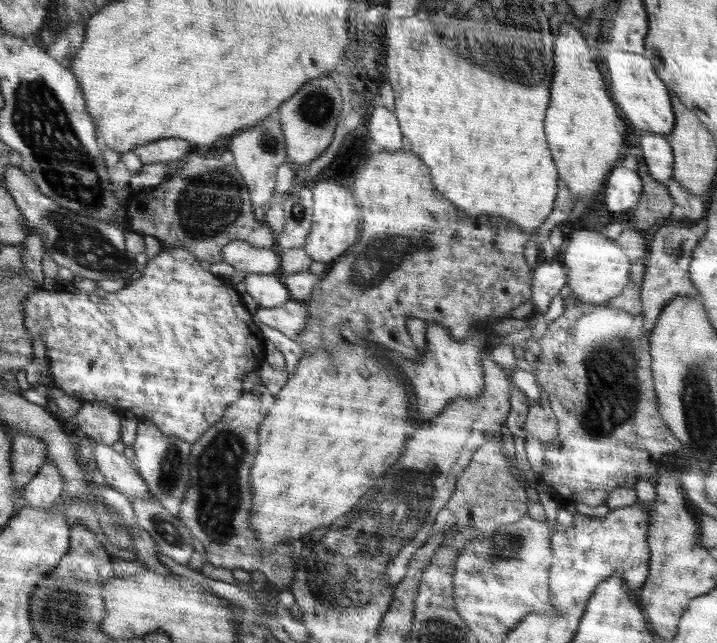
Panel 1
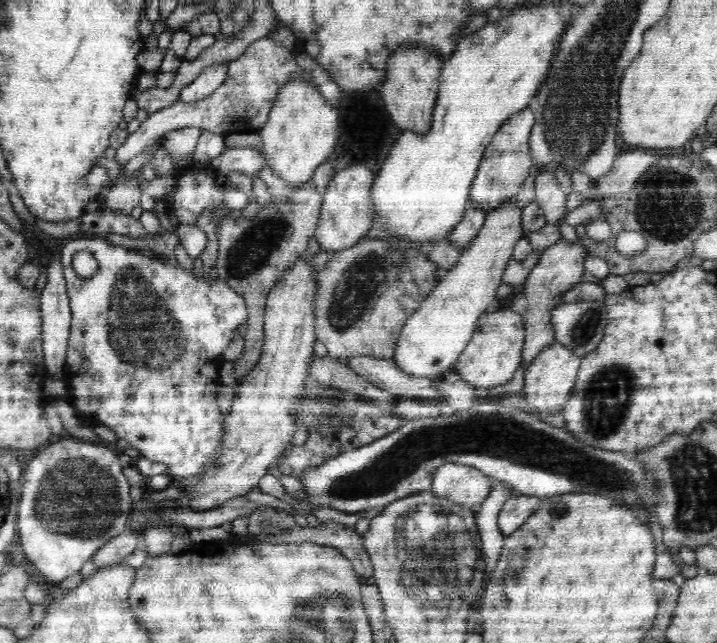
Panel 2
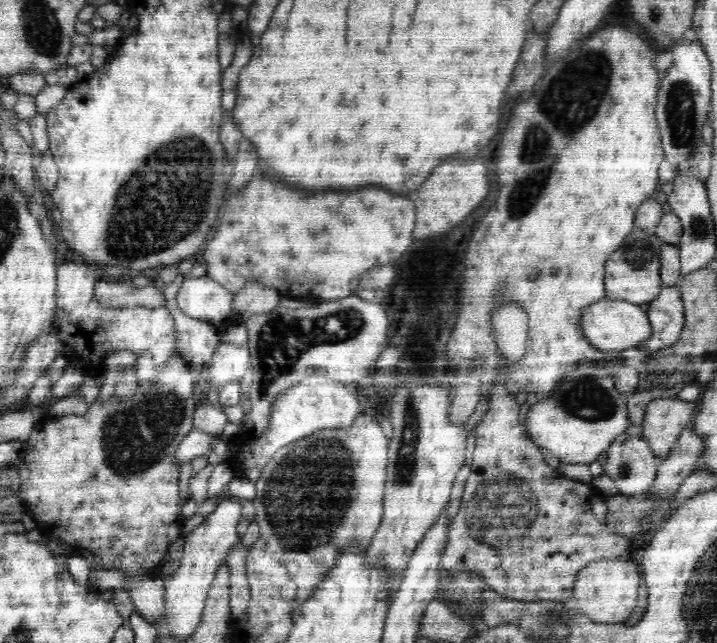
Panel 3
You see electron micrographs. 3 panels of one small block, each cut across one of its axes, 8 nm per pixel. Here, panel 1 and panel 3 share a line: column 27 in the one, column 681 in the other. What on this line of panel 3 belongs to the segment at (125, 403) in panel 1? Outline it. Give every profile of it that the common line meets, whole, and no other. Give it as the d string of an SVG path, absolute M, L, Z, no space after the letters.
M663 285L658 296L649 302L646 314L652 334L641 343L643 350L652 352L674 344L685 325L684 303L679 287Z

